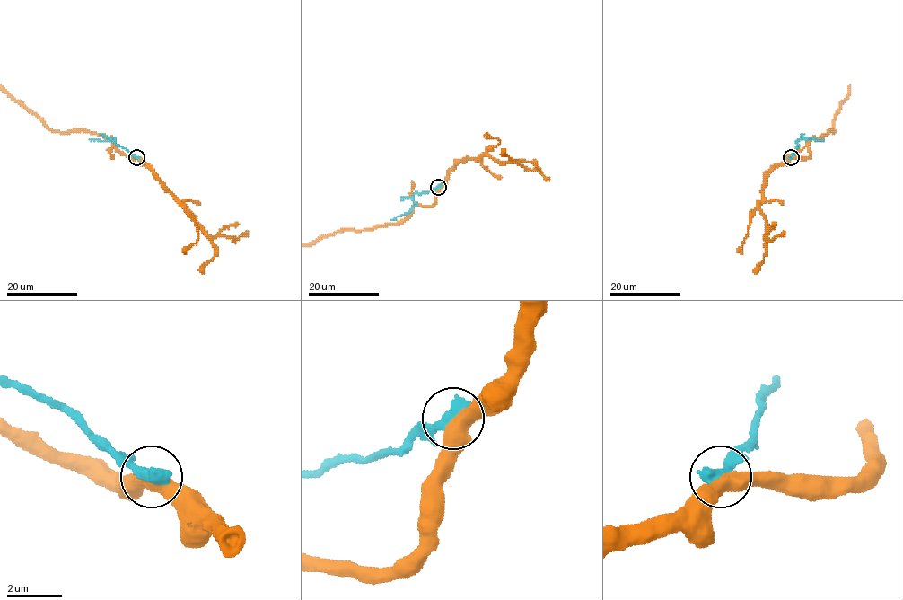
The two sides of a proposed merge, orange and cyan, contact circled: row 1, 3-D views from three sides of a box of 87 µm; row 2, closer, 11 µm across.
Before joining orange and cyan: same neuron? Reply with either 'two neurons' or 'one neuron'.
two neurons

